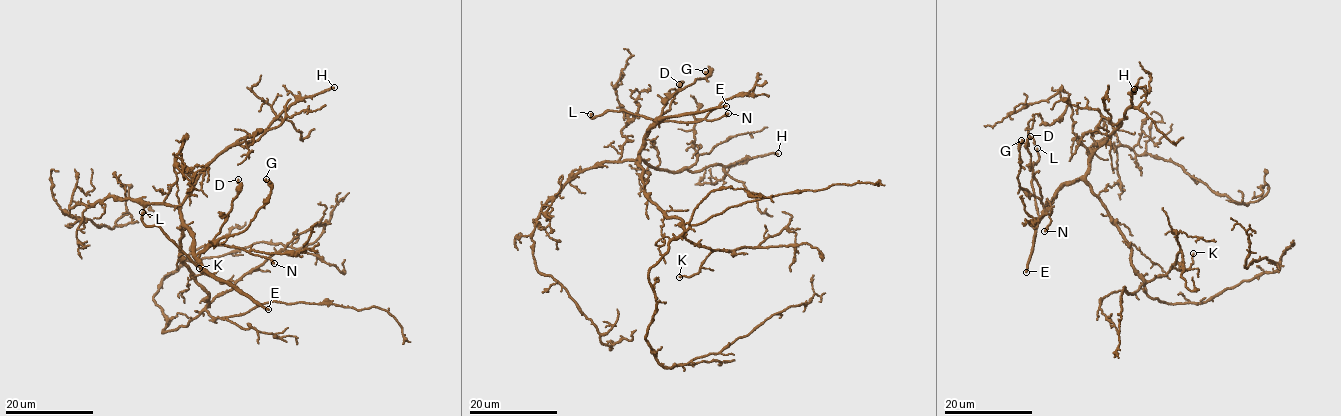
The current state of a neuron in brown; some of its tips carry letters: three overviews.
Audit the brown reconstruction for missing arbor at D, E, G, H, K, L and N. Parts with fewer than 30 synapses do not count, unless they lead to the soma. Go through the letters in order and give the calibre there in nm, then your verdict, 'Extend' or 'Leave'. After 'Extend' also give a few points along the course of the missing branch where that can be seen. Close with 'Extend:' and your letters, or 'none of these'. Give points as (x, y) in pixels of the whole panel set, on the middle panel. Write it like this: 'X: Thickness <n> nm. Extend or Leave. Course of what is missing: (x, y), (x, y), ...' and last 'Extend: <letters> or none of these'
D: Thickness 190 nm. Leave
E: Thickness 240 nm. Extend
G: Thickness 170 nm. Leave
H: Thickness 220 nm. Leave
K: Thickness 160 nm. Leave
L: Thickness 240 nm. Leave
N: Thickness 320 nm. Leave
Extend: E

